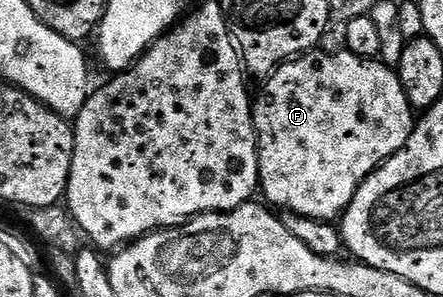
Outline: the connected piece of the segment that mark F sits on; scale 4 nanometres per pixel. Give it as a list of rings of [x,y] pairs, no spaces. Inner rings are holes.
[[[312,51],[295,58],[294,61],[288,61],[286,65],[282,65],[270,77],[266,78],[264,85],[267,86],[264,87],[263,94],[254,98],[253,116],[255,119],[255,135],[259,138],[259,184],[261,193],[267,196],[265,198],[266,204],[276,210],[283,209],[282,211],[287,213],[296,213],[298,217],[308,217],[313,221],[331,223],[342,218],[343,212],[349,207],[353,197],[357,195],[364,179],[370,173],[375,172],[380,165],[384,165],[394,153],[405,147],[409,135],[417,124],[417,113],[411,108],[409,99],[405,95],[405,87],[394,68],[388,67],[378,60],[366,61],[360,57],[354,57],[346,51],[340,51],[340,53],[323,52]]]

